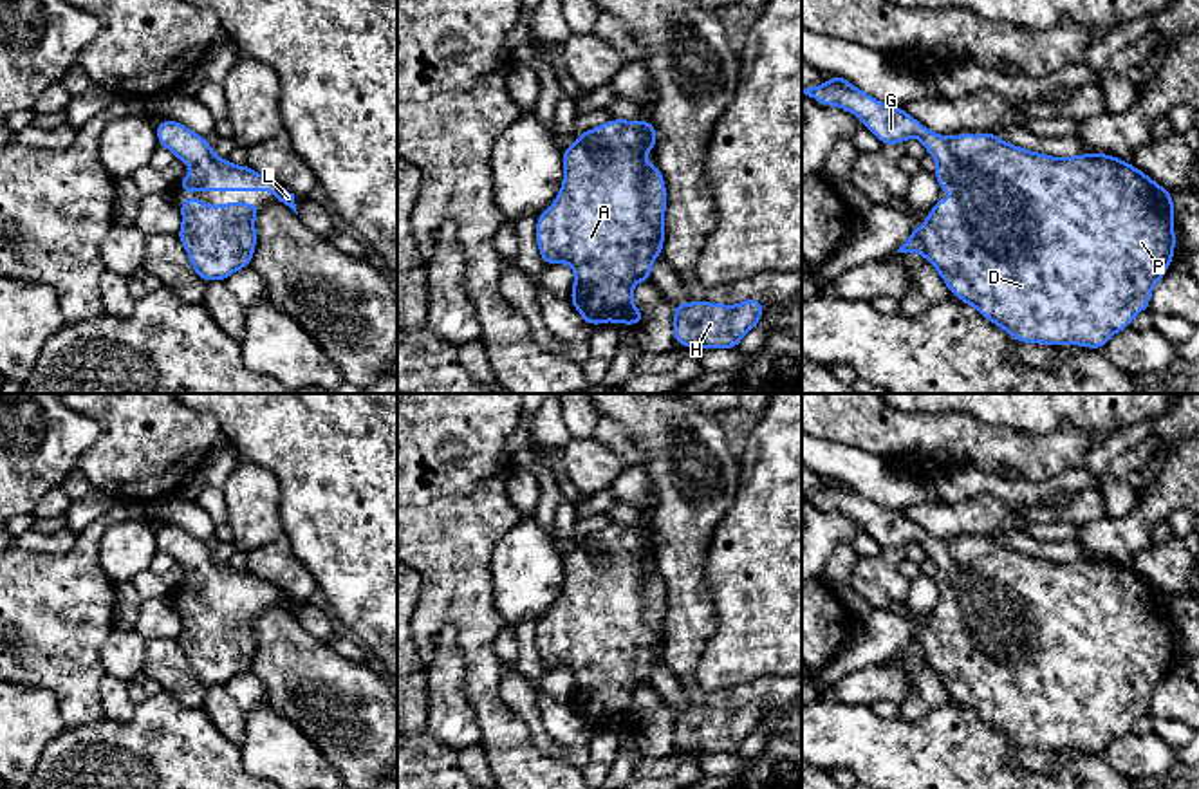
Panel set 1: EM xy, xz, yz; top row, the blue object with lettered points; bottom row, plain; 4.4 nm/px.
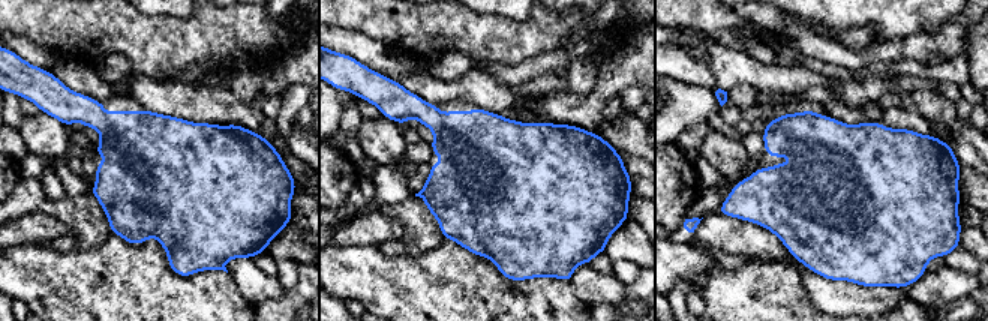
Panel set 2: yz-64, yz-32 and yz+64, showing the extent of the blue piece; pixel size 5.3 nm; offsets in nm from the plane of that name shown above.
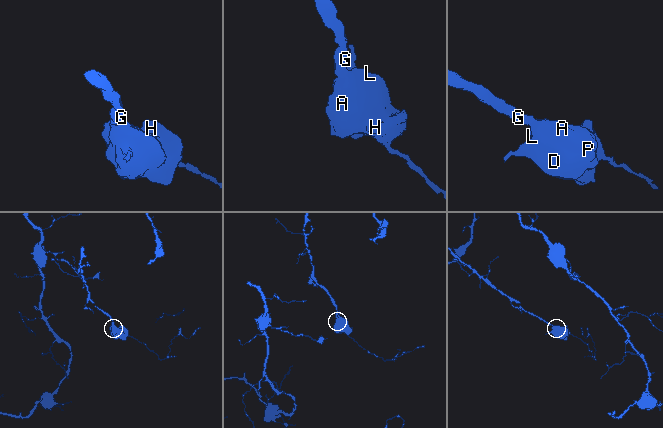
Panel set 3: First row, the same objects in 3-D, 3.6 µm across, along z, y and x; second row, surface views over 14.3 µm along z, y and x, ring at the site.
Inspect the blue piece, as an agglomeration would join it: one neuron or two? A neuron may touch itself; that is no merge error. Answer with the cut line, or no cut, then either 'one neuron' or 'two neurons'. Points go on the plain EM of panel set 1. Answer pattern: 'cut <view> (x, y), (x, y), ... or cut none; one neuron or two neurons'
cut none; one neuron

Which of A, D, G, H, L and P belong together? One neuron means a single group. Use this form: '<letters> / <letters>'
A D G H L P

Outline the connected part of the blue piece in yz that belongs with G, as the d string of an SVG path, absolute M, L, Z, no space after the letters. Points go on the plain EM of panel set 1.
M838 478L802 497L818 509L854 518L881 549L901 551L908 542L917 542L937 567L937 592L966 598L964 605L939 603L897 655L923 659L952 701L977 713L1015 746L1103 755L1112 738L1125 735L1138 717L1150 713L1152 695L1170 673L1176 657L1176 614L1174 599L1134 569L1111 558L1053 562L1002 545L991 534L982 540L934 538L905 513L881 507Z

